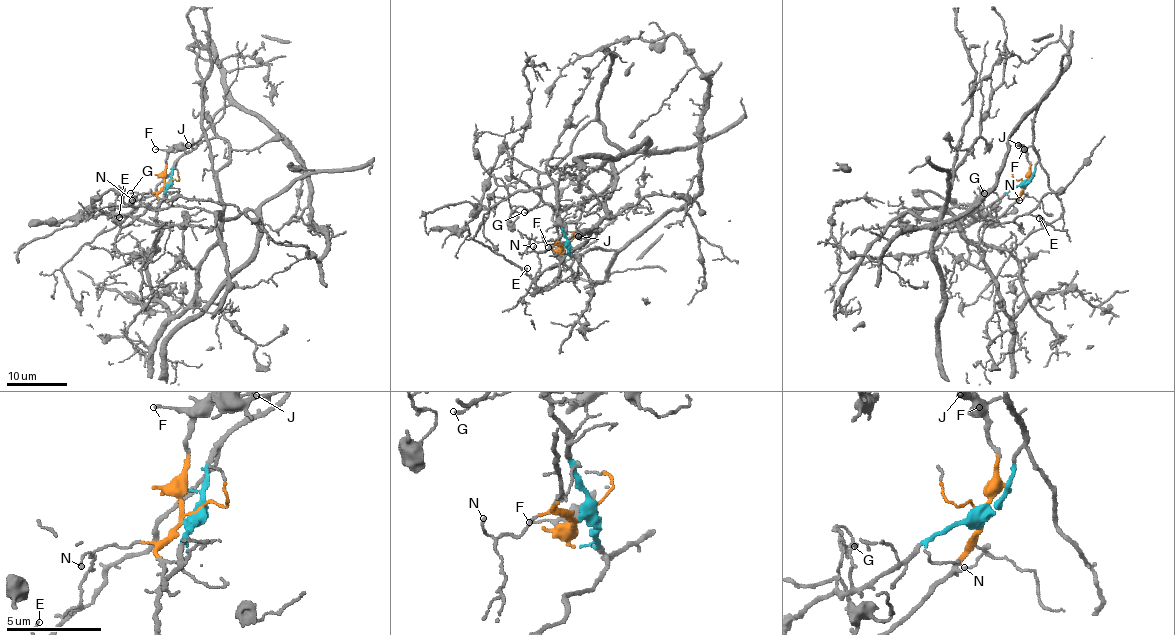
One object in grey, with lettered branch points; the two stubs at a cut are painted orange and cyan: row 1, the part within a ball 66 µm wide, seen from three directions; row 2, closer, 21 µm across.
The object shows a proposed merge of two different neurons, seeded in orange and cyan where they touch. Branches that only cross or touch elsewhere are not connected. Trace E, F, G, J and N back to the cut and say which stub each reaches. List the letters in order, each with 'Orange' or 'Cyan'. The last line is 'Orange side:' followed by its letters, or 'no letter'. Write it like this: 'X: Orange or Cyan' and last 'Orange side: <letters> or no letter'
E: Cyan
F: Orange
G: Cyan
J: Orange
N: Orange
Orange side: F, J, N

